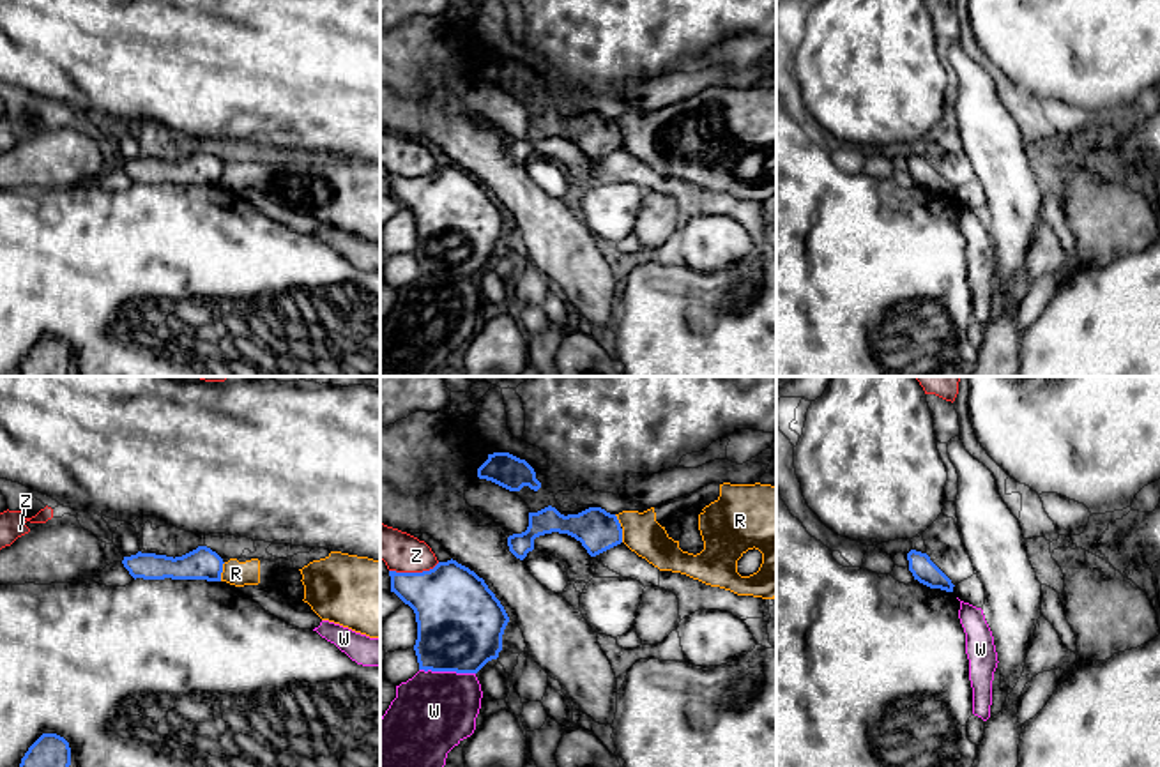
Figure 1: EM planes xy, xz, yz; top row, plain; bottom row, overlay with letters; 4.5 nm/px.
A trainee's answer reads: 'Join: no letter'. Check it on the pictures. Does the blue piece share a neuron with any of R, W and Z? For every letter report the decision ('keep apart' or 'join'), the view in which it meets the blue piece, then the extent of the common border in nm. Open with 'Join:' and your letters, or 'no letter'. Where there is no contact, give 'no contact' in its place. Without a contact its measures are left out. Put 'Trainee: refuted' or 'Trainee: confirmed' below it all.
Join: no letter
R: keep apart; contact in xy; length 90 nm
W: keep apart; contact in xz; length 260 nm
Z: keep apart; contact in xz; length 240 nm
Trainee: confirmed

